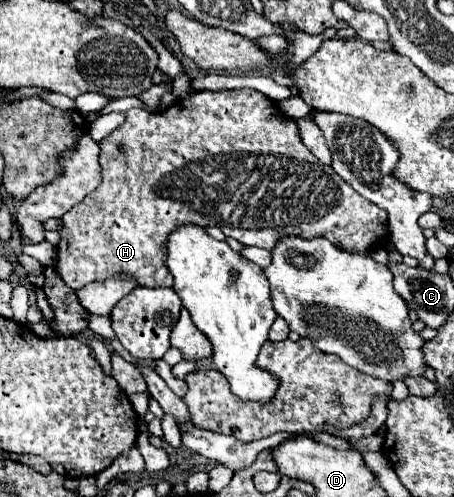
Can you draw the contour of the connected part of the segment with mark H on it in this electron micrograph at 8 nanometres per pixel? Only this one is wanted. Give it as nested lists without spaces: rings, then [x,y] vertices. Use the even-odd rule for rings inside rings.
[[[253,89],[197,91],[157,113],[147,113],[139,107],[129,109],[125,123],[109,133],[99,147],[103,183],[63,215],[65,225],[59,231],[61,243],[55,267],[75,291],[119,273],[133,275],[143,287],[165,285],[165,279],[173,279],[165,265],[165,237],[177,225],[219,227],[227,237],[263,249],[273,249],[285,235],[325,237],[335,245],[345,245],[349,251],[389,243],[385,237],[389,235],[385,209],[353,193],[353,187],[341,181],[333,167],[321,165],[301,143],[297,121],[283,115],[275,101]]]

